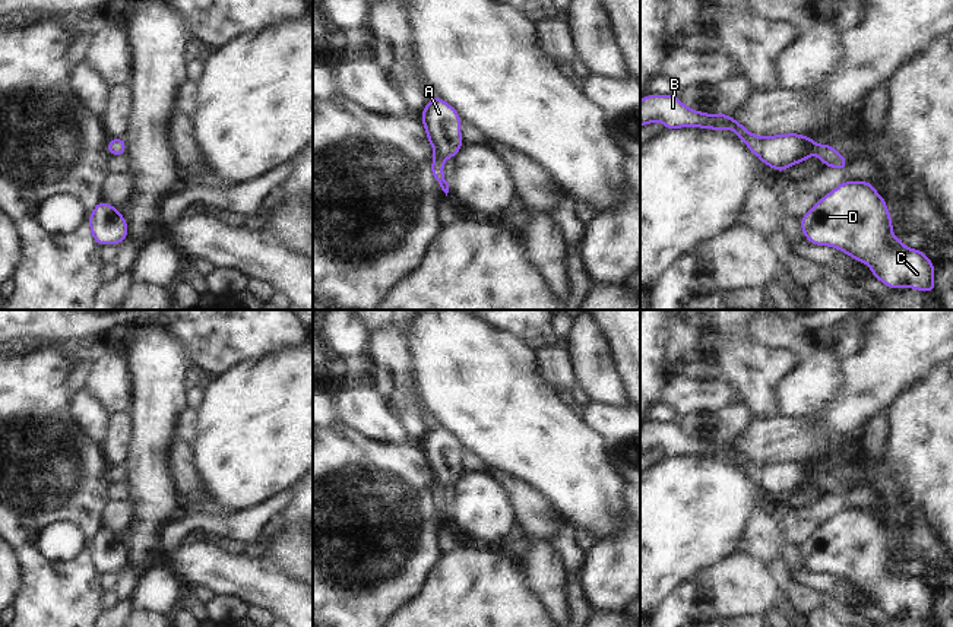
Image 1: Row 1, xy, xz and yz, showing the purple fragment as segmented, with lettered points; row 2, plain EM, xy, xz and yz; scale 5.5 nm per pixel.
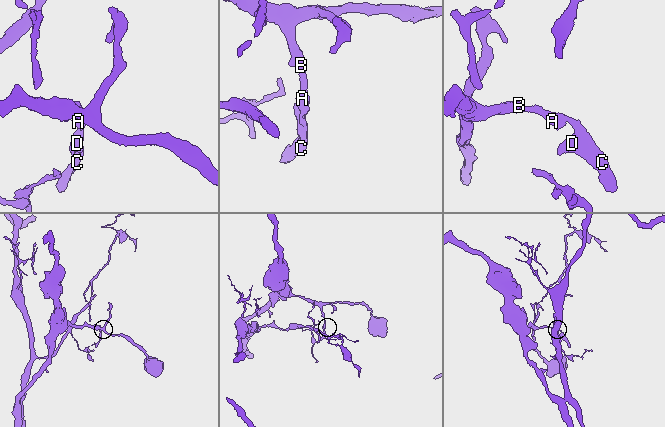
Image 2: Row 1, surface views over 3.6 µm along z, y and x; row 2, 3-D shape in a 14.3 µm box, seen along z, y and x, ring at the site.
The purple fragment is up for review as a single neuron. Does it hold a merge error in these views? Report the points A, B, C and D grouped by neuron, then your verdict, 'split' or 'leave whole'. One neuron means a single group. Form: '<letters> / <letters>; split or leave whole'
A B C D; leave whole

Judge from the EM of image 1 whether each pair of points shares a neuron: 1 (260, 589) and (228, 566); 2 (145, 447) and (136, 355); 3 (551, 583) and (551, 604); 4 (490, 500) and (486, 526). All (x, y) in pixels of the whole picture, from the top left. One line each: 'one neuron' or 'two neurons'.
1: one neuron
2: one neuron
3: one neuron
4: one neuron

